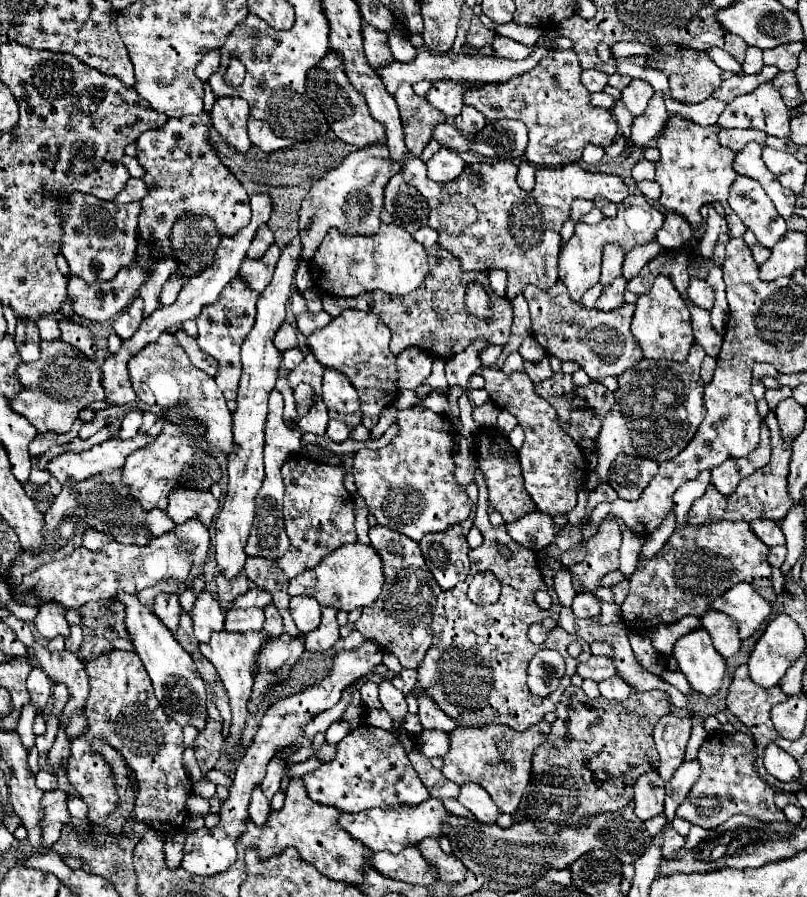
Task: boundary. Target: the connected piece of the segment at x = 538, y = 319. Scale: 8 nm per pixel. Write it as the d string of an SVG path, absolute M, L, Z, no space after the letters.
M560 280L552 286L552 290L528 285L524 290L524 298L530 306L534 338L544 346L548 354L560 360L580 362L582 370L594 382L600 382L608 376L618 378L644 358L640 346L634 342L634 336L630 332L634 304L622 304L612 312L588 310L580 302L572 302L572 298L568 298L568 290Z

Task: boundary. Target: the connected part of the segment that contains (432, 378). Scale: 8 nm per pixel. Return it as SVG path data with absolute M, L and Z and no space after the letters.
M434 358L432 374L426 378L426 382L420 388L416 388L418 398L424 398L430 390L448 390L448 382L446 382L446 376L444 376L444 366L446 366L444 358Z

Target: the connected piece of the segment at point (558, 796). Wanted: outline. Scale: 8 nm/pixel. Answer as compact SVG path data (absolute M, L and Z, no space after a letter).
M568 686L568 690L564 690L562 694L562 700L560 700L560 706L556 708L556 722L552 724L552 732L548 736L548 740L544 744L540 744L536 750L534 750L534 756L532 756L532 774L530 774L530 784L528 784L528 794L524 794L522 802L520 802L520 810L524 812L524 820L528 822L534 822L536 828L544 834L556 834L564 828L572 828L572 830L580 830L582 820L590 820L598 814L604 814L604 812L616 812L616 810L622 810L630 800L632 800L632 782L644 774L644 772L650 772L650 770L656 770L656 762L658 762L658 752L654 748L654 738L652 738L652 730L656 726L656 722L664 716L664 714L670 714L670 706L672 706L672 700L670 700L670 694L668 692L662 692L662 690L650 690L650 692L634 692L630 698L618 702L618 700L608 700L604 696L600 696L598 700L588 700L586 694L582 692L582 688L576 688L576 686Z

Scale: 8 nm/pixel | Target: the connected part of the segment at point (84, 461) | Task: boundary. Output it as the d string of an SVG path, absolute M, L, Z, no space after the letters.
M136 434L130 440L112 438L102 444L96 444L94 448L80 452L80 454L60 454L54 460L48 462L46 470L56 476L56 480L62 484L68 478L80 482L94 474L102 472L116 472L120 466L124 466L124 458L138 448L144 448L154 438L150 434Z

